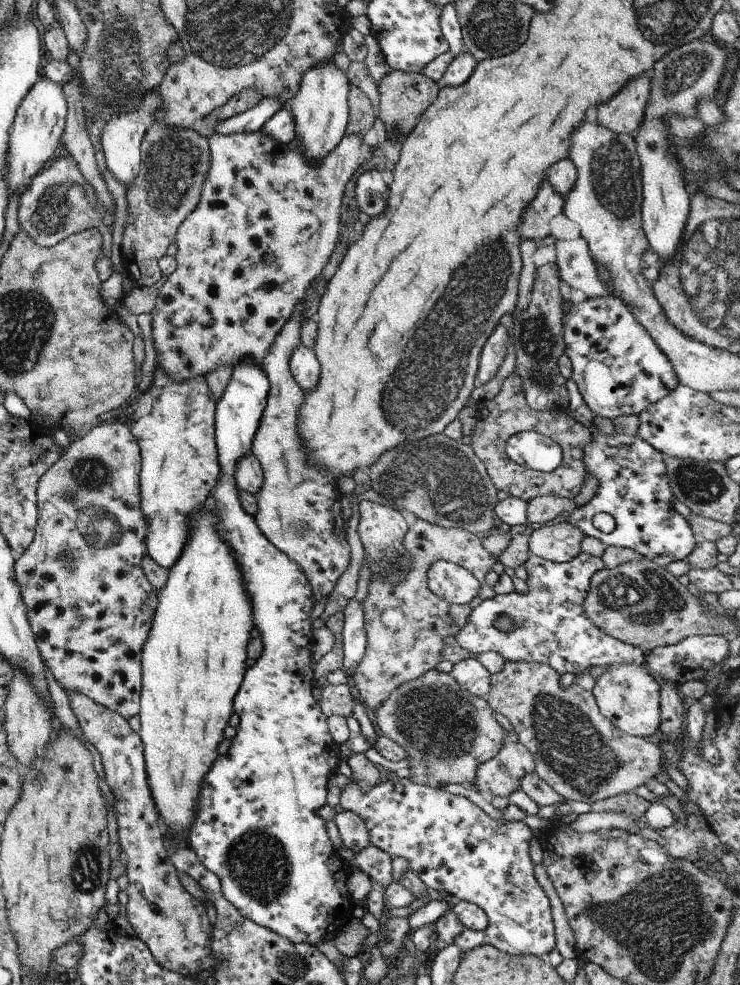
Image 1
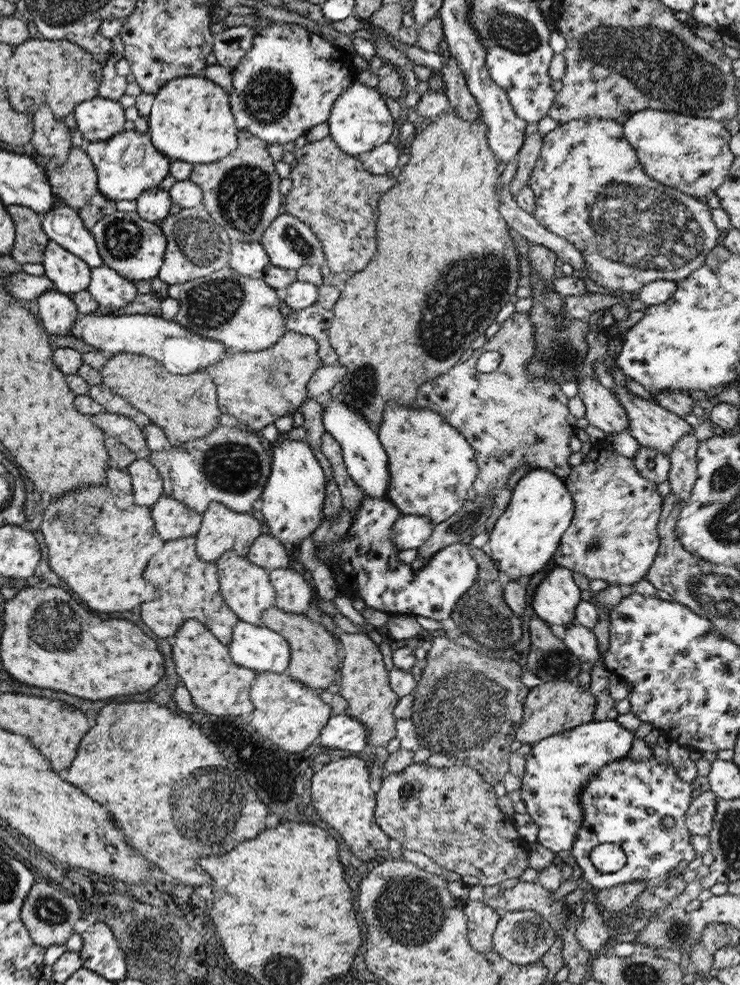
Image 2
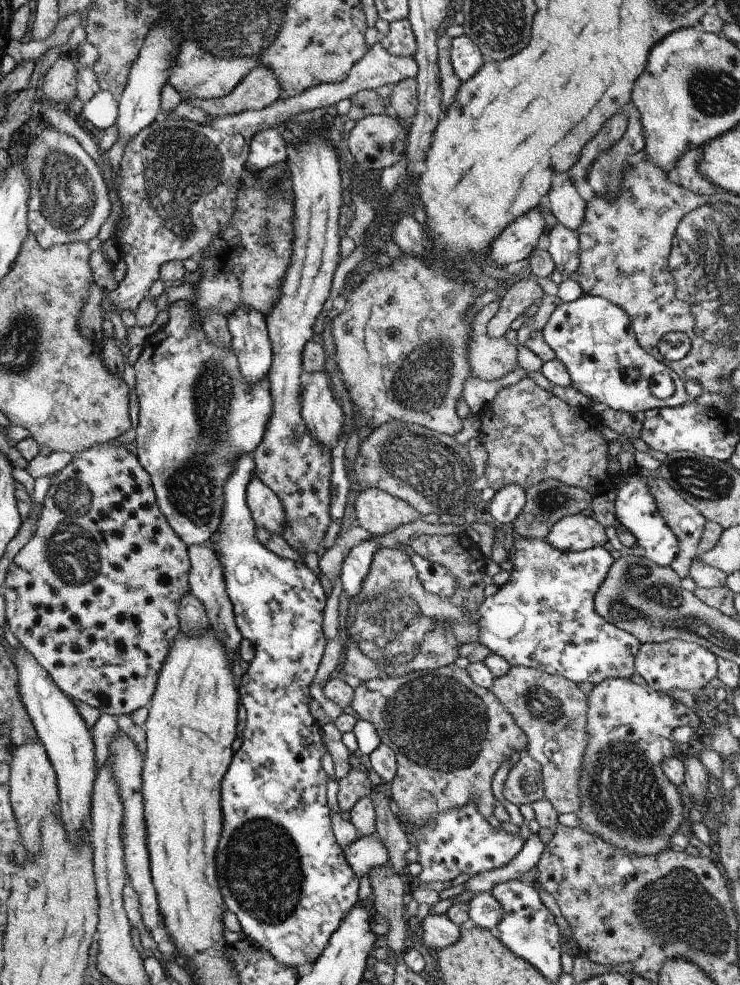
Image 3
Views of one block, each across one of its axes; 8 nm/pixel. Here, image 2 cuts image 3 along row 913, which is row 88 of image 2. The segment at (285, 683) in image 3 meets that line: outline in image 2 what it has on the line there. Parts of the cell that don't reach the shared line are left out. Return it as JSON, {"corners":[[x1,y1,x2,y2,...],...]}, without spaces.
{"corners":[[277,22,265,28,255,26,253,34,251,48,245,51,245,55,231,69,233,90,228,92,228,96,234,126,237,130,250,132,252,136,265,142,265,145,293,143,306,135,312,127,326,122,335,98,355,81,351,56,345,53,345,49,331,45,325,38,308,32,297,24]]}

